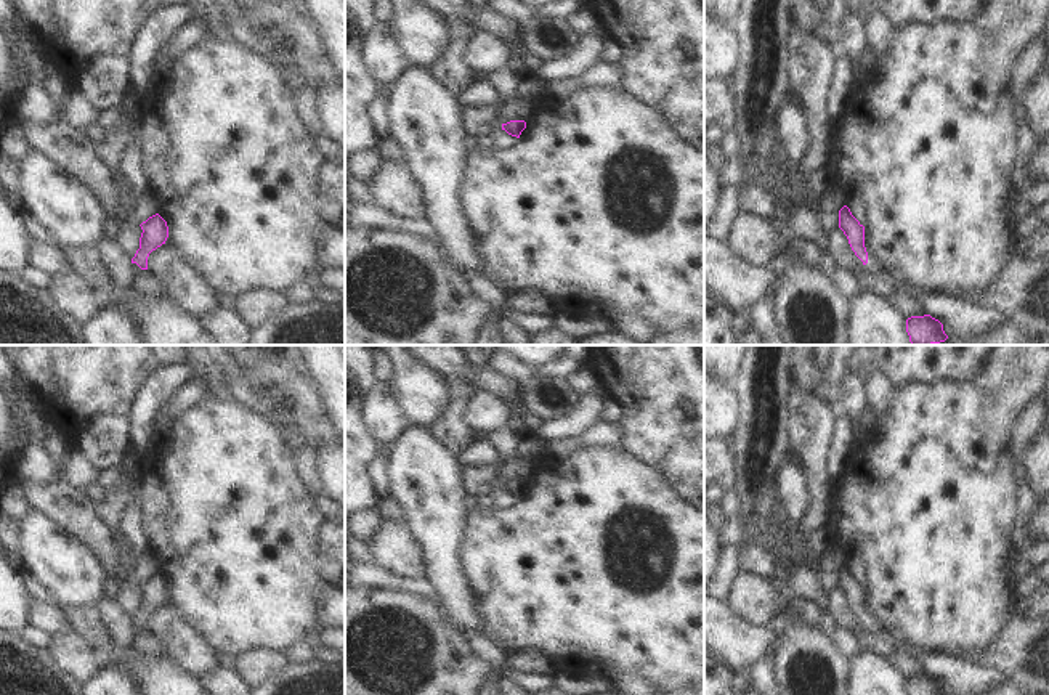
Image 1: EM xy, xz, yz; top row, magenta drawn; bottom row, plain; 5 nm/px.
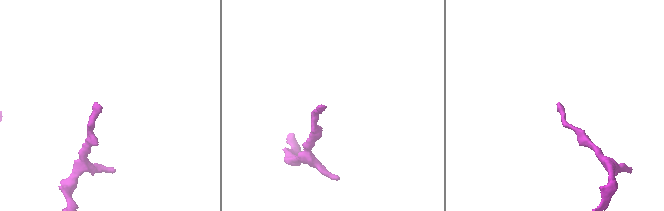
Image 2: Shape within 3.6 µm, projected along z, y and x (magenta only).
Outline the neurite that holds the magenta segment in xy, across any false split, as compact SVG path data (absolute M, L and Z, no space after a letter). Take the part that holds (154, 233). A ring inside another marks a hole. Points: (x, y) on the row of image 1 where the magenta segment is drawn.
M159 215L149 217L141 225L140 249L136 250L132 263L136 263L141 270L148 270L148 257L152 250L165 244L168 238L167 222Z

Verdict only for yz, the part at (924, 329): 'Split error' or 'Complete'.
Complete.

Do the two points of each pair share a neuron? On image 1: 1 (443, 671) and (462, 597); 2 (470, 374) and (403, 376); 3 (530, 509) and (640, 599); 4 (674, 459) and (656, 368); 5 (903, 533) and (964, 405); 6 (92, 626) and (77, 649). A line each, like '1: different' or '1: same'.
1: different
2: different
3: same
4: same
5: same
6: different

